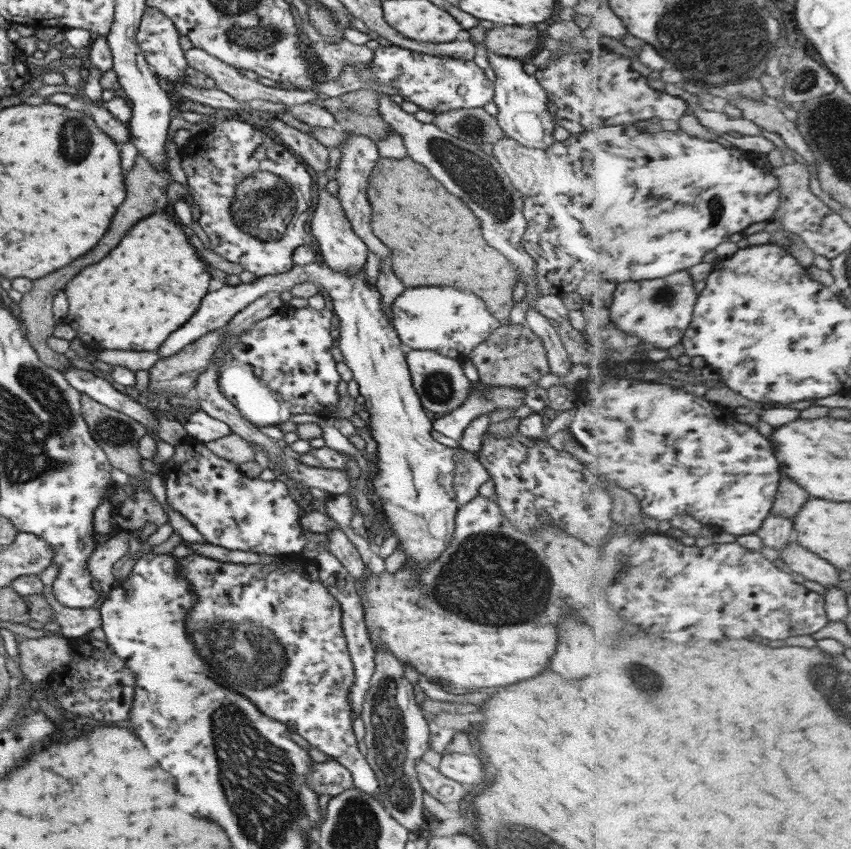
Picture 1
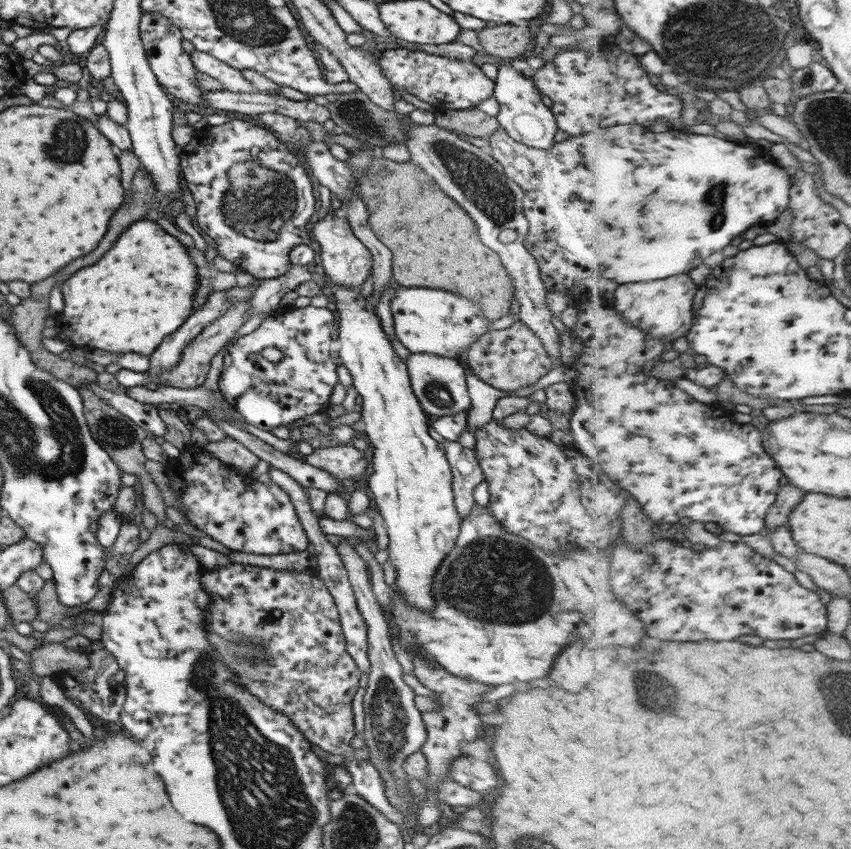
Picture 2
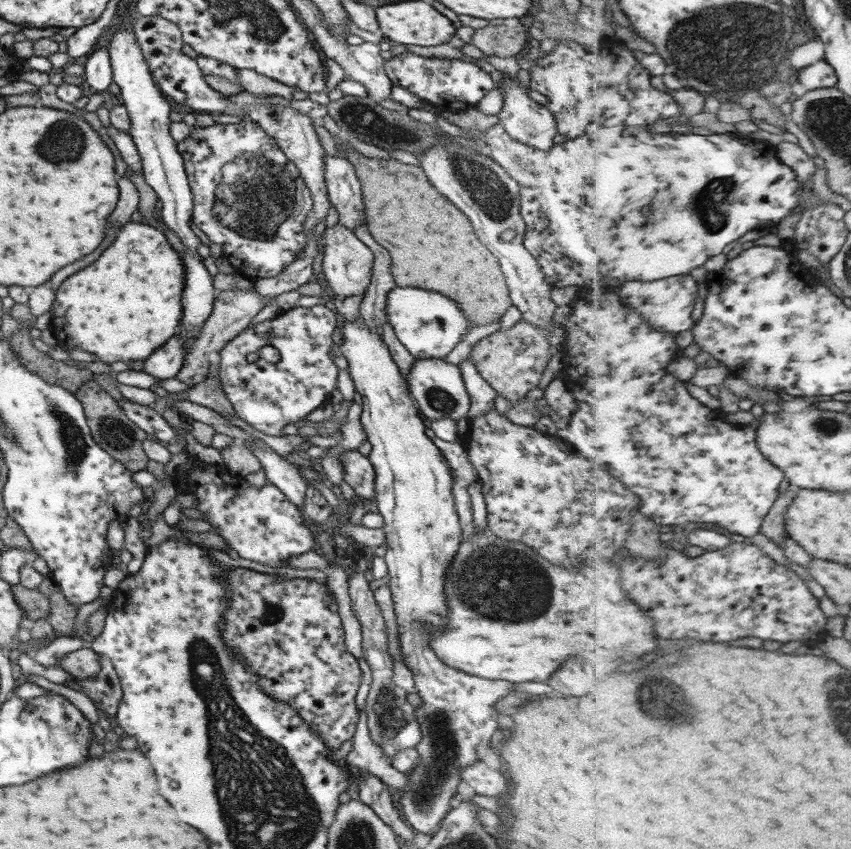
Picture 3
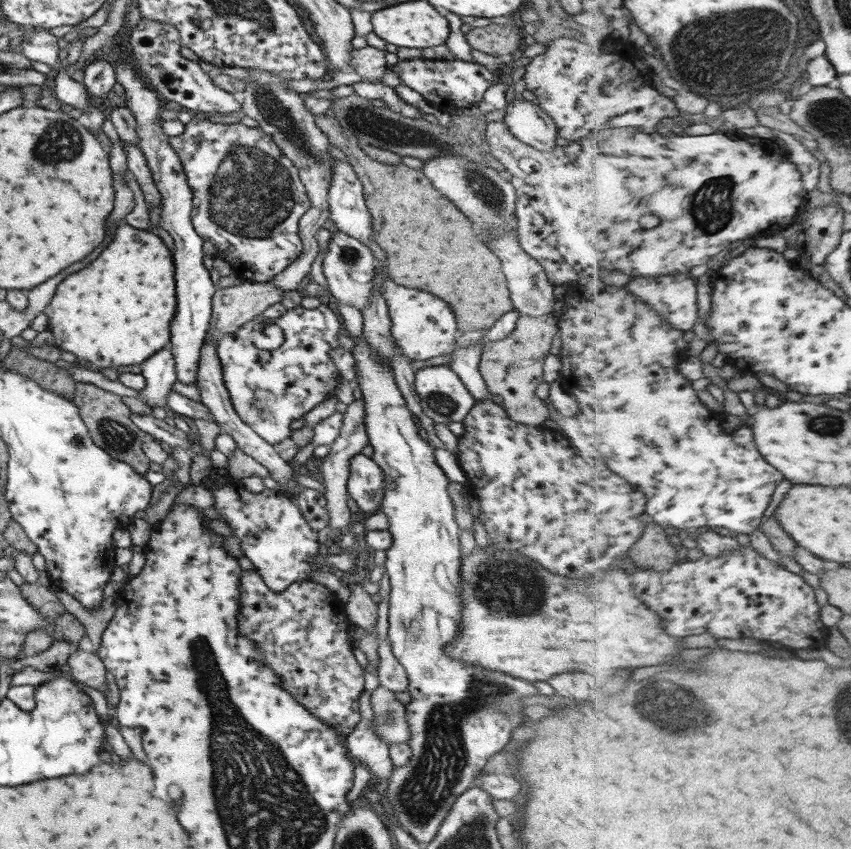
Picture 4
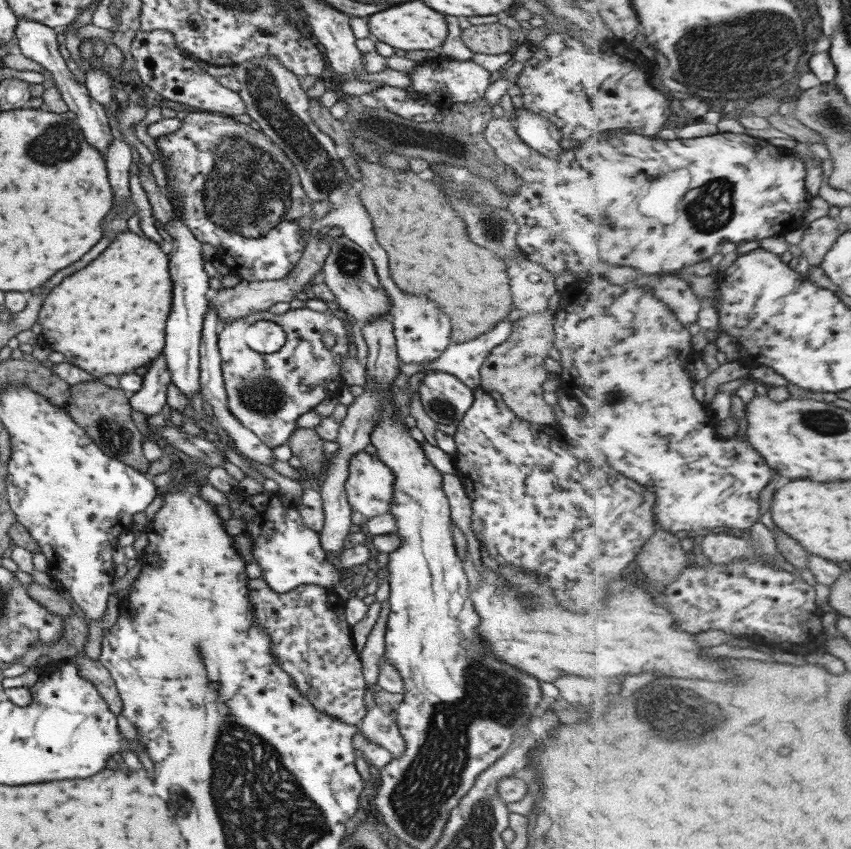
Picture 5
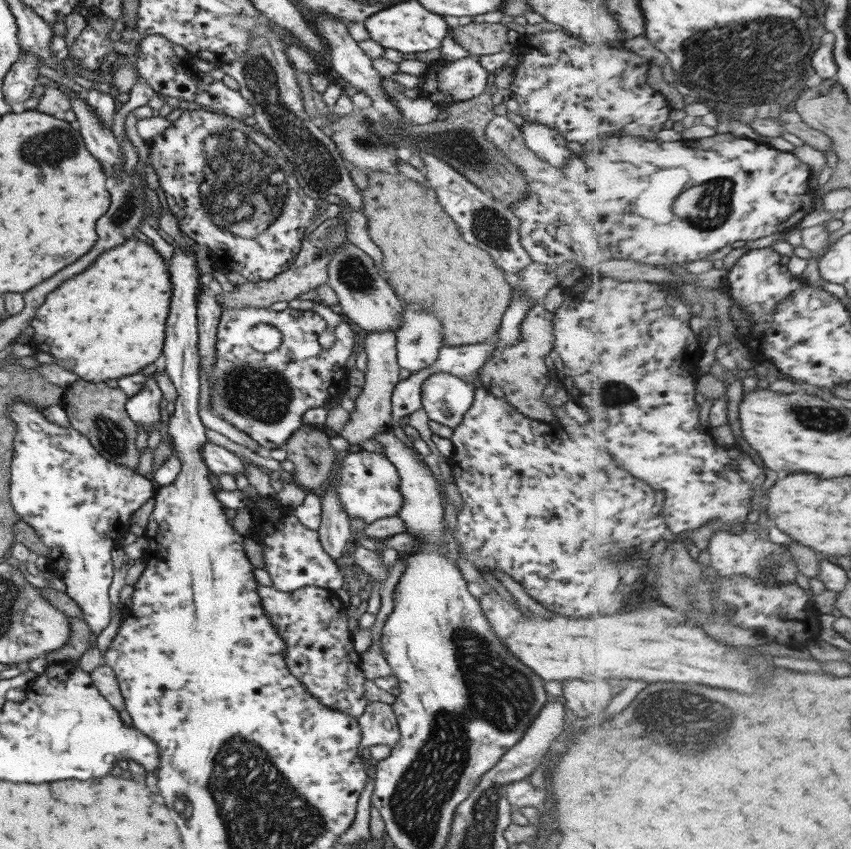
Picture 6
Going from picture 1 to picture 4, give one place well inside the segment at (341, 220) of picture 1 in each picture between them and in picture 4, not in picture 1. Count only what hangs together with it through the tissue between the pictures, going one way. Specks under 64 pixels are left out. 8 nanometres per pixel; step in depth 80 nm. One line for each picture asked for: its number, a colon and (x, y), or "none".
2: (346, 262)
3: (347, 263)
4: (348, 267)

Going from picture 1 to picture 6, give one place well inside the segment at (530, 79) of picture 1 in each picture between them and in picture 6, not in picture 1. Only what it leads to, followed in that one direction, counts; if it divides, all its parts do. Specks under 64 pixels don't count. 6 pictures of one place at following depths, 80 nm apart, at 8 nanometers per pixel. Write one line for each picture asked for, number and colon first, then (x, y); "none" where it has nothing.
2: (523, 117)
3: (526, 121)
4: (529, 124)
5: (538, 133)
6: (546, 143)

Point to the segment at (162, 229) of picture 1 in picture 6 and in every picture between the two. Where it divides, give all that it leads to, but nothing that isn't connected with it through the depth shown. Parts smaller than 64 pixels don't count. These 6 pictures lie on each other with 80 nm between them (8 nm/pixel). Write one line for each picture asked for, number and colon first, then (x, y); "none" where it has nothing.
2: (141, 290)
3: (123, 306)
4: (115, 312)
5: (109, 317)
6: (107, 322)

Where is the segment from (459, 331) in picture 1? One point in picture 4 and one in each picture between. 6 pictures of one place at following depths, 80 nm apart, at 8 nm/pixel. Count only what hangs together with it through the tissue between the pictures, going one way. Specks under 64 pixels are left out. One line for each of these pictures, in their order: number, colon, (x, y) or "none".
2: (426, 321)
3: (428, 325)
4: (419, 338)

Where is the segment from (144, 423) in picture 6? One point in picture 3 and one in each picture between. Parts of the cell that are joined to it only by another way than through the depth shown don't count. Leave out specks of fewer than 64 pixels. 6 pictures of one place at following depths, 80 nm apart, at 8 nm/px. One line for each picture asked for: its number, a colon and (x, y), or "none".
3: (163, 363)
4: (158, 370)
5: (150, 399)

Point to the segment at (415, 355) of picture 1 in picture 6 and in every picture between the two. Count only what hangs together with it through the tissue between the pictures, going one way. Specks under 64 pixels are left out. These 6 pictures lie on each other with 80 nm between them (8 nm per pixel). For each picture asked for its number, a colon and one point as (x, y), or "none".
2: (438, 383)
3: (437, 387)
4: (443, 398)
5: (444, 399)
6: (444, 398)

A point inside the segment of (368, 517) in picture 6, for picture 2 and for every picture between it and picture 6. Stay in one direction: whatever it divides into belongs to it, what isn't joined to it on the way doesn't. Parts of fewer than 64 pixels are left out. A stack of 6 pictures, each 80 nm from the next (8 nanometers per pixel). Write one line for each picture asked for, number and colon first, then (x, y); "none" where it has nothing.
2: (344, 461)
3: (358, 472)
4: (365, 481)
5: (368, 486)

